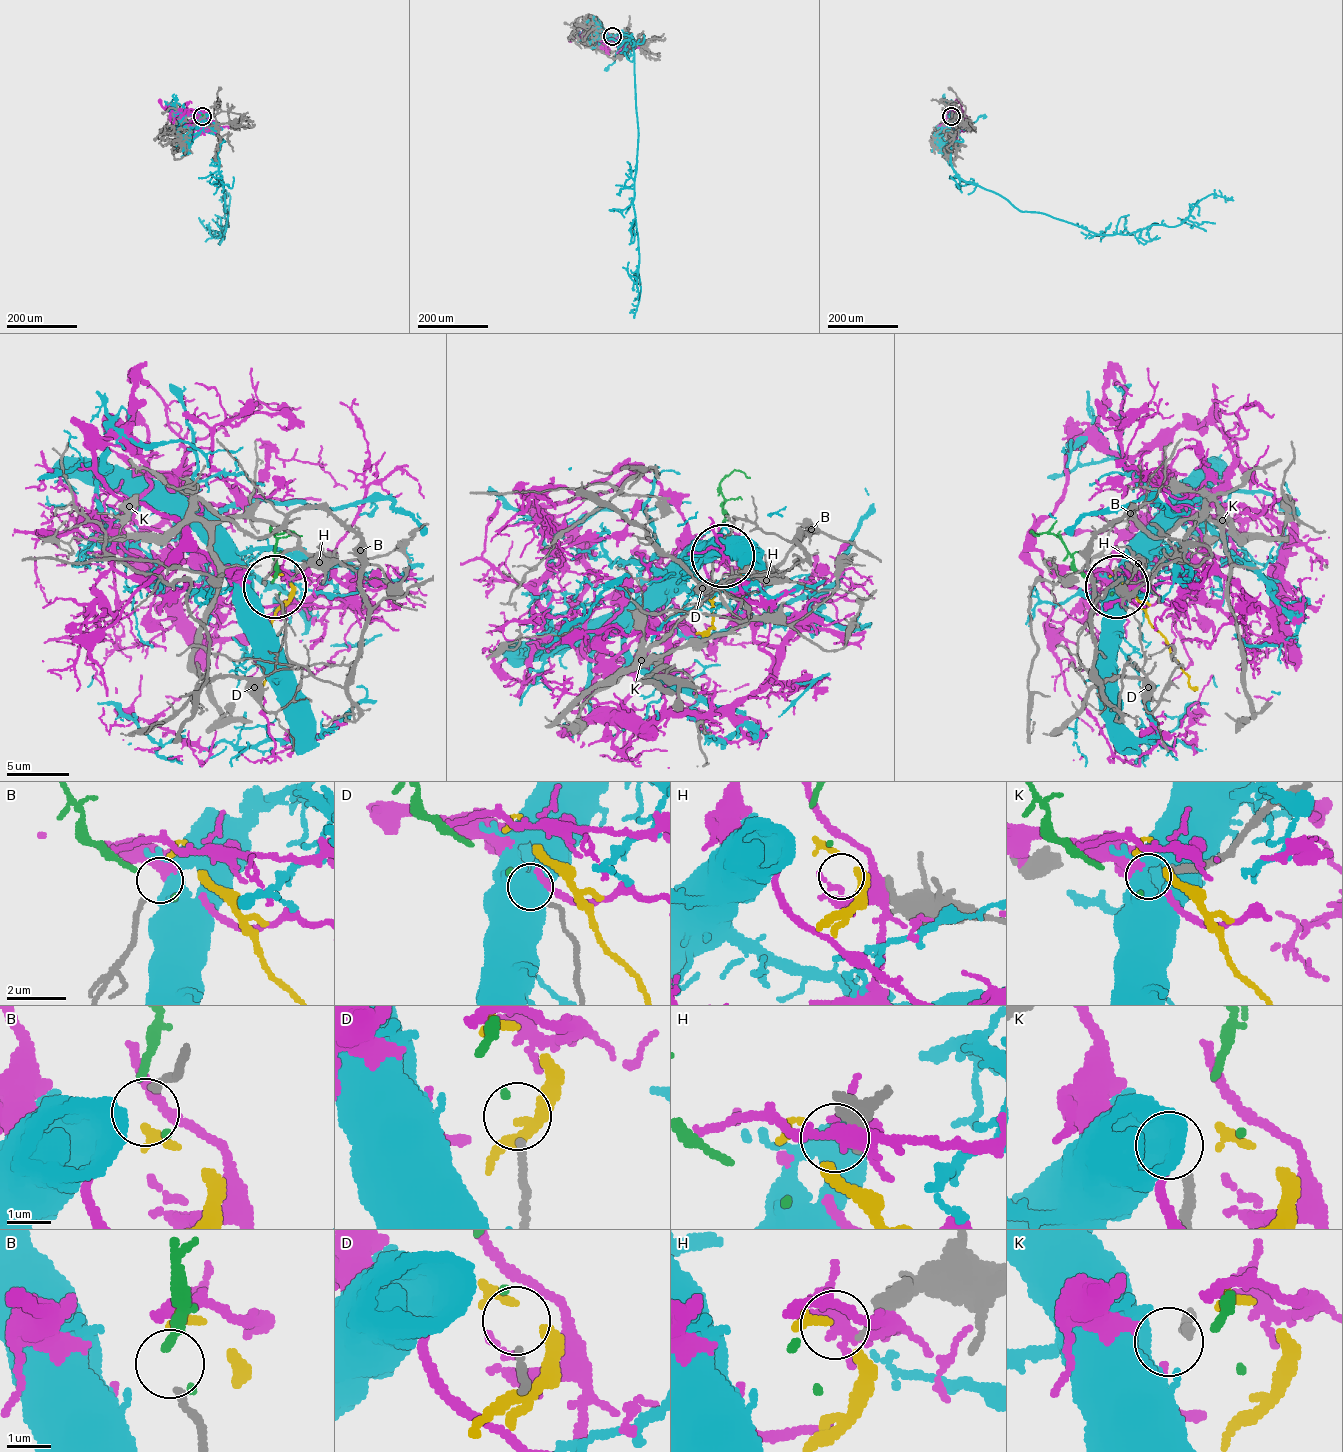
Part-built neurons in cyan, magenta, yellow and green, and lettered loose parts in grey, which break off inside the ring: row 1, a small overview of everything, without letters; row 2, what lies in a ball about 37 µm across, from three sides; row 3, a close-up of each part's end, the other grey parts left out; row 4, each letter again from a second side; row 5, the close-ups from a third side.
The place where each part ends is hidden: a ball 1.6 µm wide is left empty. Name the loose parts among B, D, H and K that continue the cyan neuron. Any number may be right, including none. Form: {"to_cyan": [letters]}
{"to_cyan": []}

